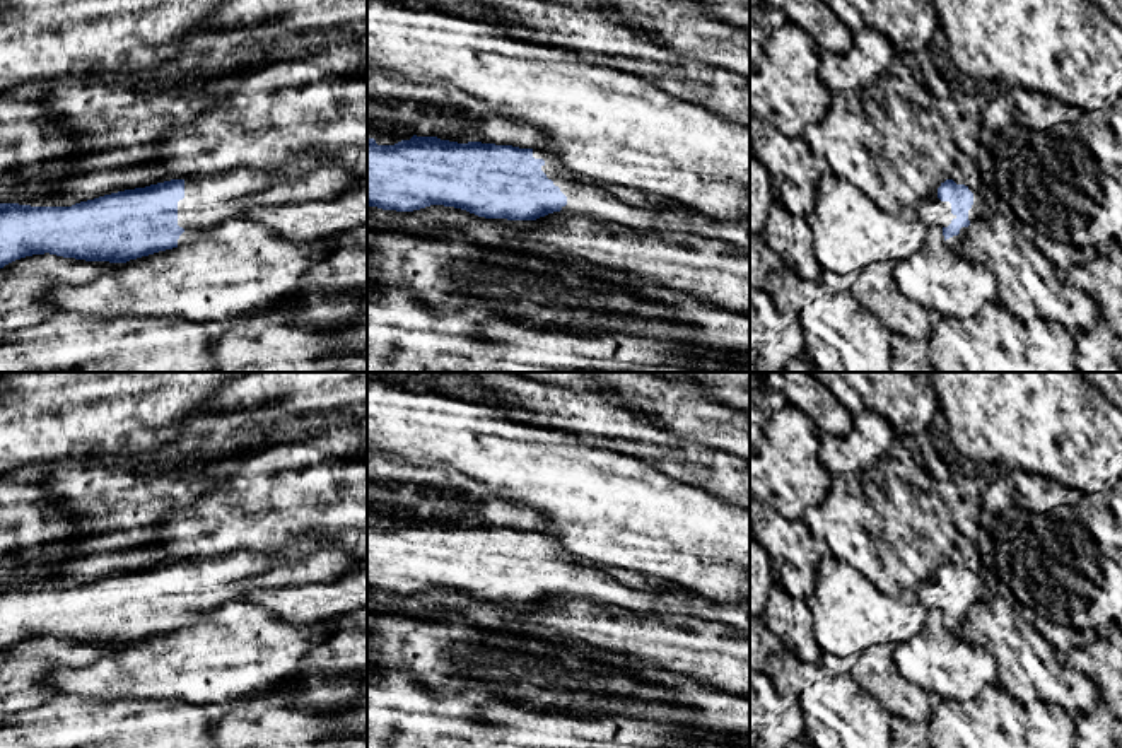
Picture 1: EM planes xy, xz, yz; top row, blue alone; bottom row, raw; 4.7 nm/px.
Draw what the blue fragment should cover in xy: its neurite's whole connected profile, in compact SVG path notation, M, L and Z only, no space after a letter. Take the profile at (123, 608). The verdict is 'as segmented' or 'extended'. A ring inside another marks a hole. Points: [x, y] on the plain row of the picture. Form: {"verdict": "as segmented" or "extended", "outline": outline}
{"verdict": "extended", "outline": "M307 535L292 540L277 555L243 548L208 560L171 562L125 572L72 589L0 586L0 651L15 642L44 635L85 644L126 646L183 628L198 613L239 601L253 589L331 582L365 558L319 535Z"}

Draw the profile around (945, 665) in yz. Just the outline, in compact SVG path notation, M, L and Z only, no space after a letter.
M938 608L927 611L919 635L893 646L891 657L898 673L907 681L929 692L934 700L967 702L984 687L999 683L999 668L992 652L953 634Z

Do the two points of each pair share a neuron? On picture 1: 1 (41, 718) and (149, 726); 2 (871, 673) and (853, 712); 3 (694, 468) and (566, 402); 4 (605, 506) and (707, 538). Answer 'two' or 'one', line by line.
1: one
2: two
3: one
4: one

